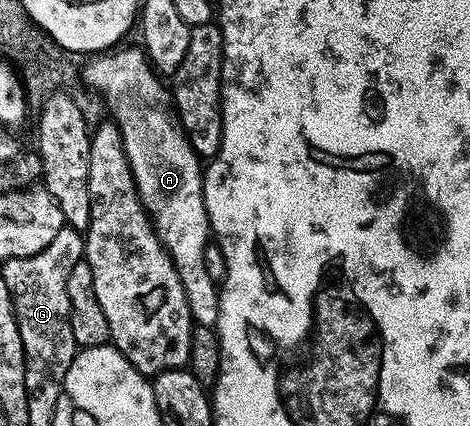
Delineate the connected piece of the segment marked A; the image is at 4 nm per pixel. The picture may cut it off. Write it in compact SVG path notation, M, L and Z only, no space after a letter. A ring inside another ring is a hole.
M139 46L123 47L109 50L107 53L93 54L89 58L92 60L86 65L83 64L82 83L84 87L89 87L89 92L99 96L111 122L120 130L120 140L124 146L126 161L130 165L130 173L134 177L136 192L145 211L148 212L148 218L151 219L152 227L160 238L160 244L166 249L170 261L174 261L174 269L178 269L178 281L182 281L182 293L186 293L186 305L192 314L193 324L198 327L215 328L220 312L220 288L206 269L204 250L210 242L210 228L204 200L202 160L184 136L184 129L175 114L169 110L169 88L160 84L161 76L149 63L148 56Z

